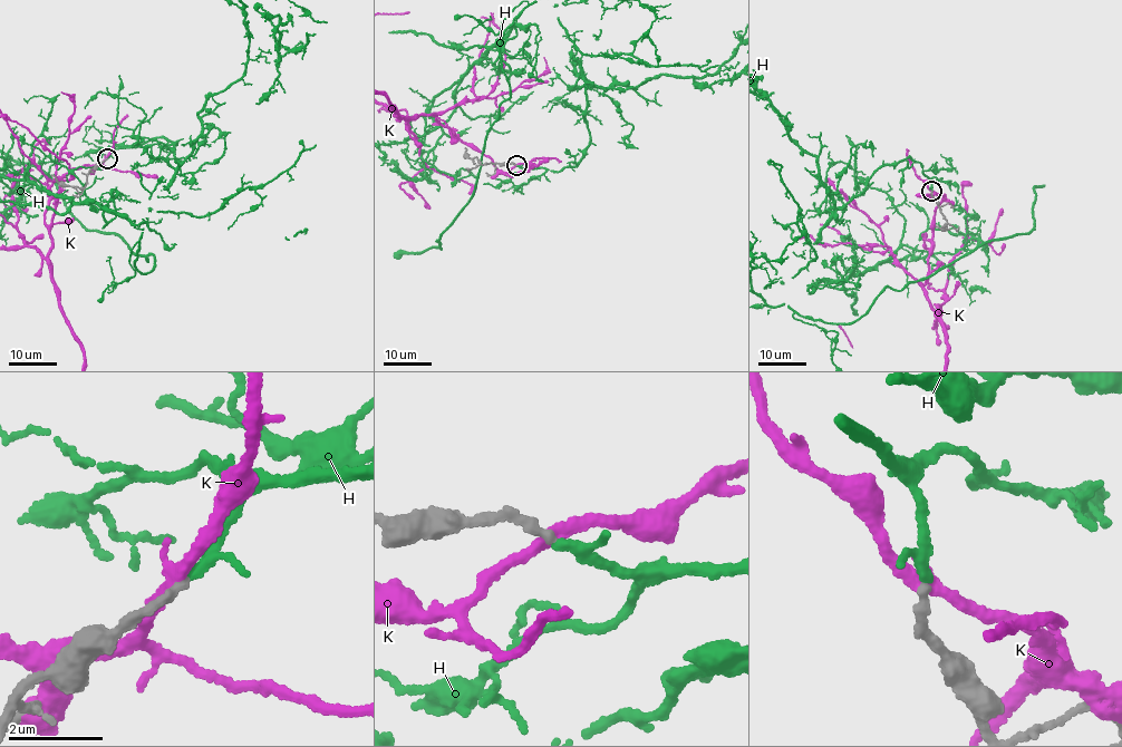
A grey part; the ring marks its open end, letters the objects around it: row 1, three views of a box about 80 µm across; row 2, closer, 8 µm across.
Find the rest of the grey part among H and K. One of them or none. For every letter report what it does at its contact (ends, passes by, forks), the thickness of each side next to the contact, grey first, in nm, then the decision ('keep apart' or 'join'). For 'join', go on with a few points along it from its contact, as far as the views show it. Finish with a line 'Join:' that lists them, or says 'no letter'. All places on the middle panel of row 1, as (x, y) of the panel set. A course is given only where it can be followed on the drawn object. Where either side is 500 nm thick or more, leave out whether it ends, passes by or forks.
H: it passes by; calibres 200 and 170 nm; join
K: it passes by; calibres 200 and 240 nm; keep apart
Join: H

